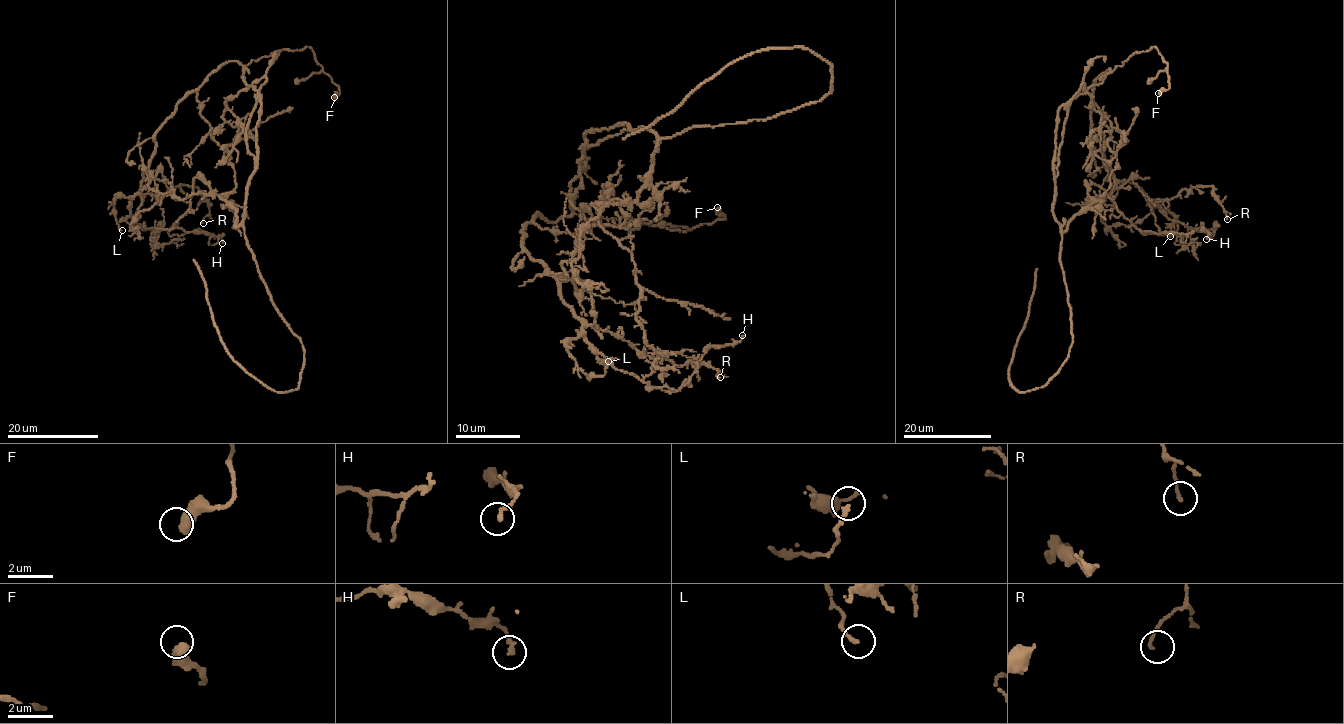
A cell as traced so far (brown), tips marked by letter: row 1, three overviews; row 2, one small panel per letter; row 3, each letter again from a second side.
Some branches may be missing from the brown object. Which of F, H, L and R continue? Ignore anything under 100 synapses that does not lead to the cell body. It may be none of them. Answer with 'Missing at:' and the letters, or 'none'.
Missing at: none

